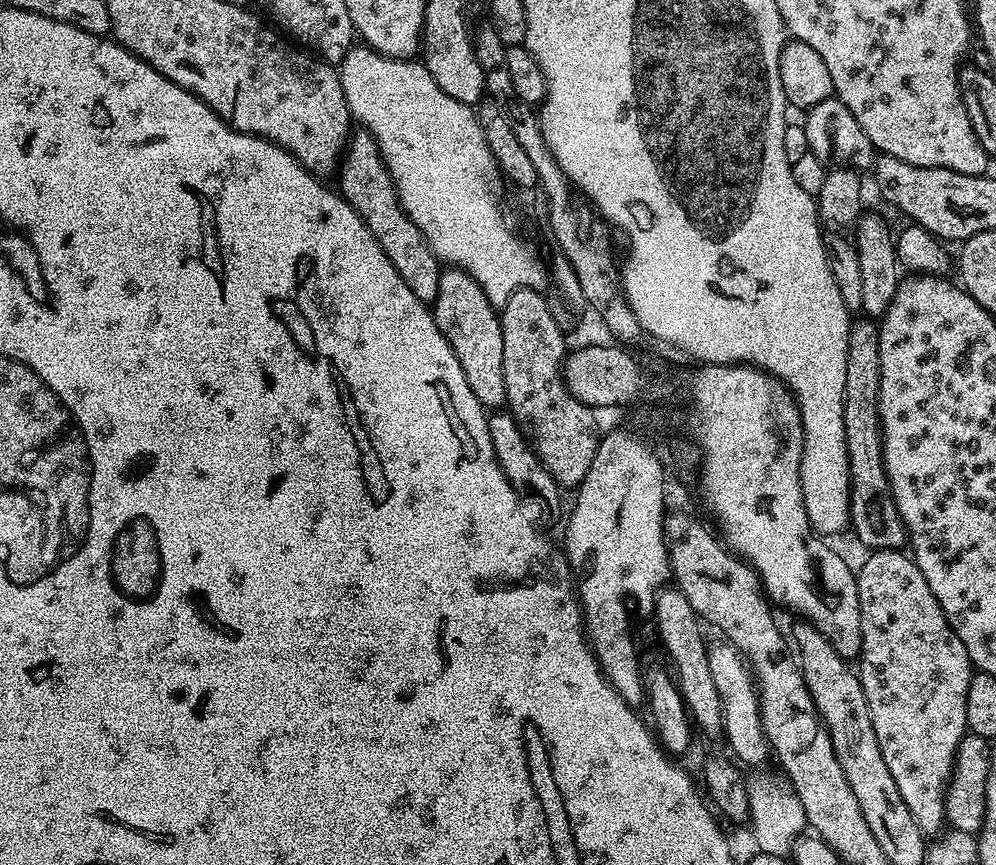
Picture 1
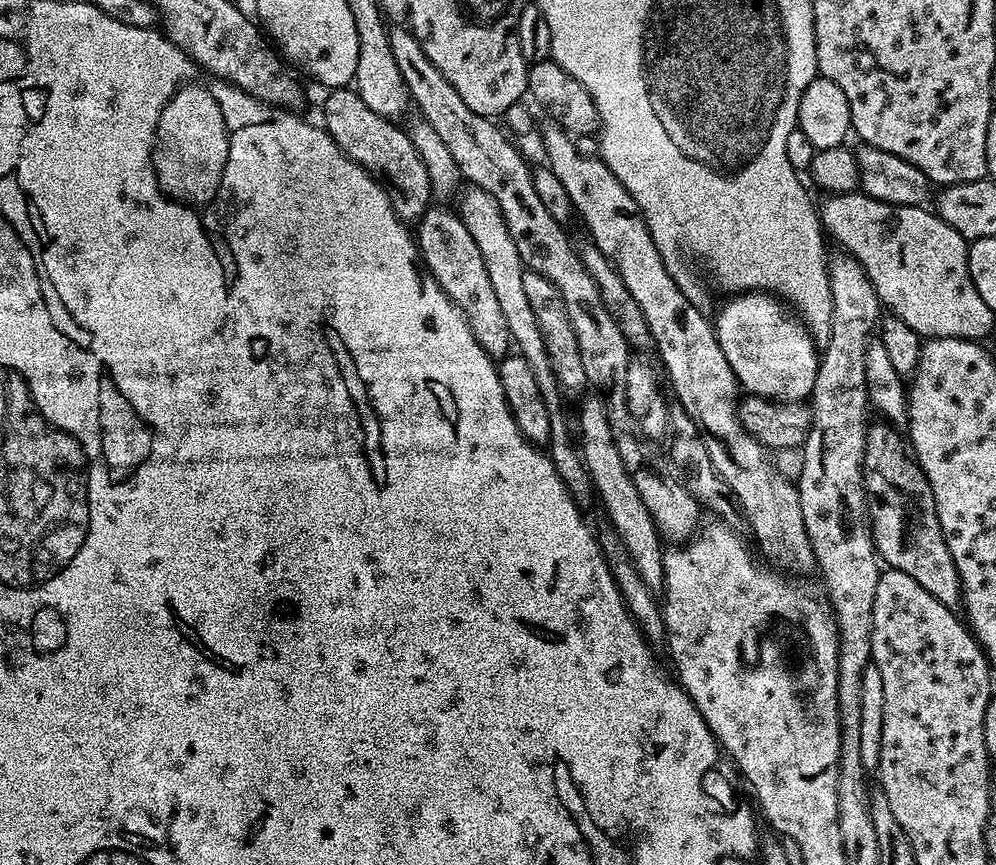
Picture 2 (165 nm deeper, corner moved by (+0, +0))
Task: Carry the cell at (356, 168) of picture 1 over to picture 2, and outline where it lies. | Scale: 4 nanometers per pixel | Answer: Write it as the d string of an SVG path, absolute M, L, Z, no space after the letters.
M355 87L333 88L327 95L328 97L324 100L324 121L322 121L324 131L330 134L330 138L354 163L366 169L384 187L384 193L390 198L390 206L398 214L400 220L419 222L433 203L434 193L428 167L426 162L422 162L411 135L405 129L403 132L396 125L399 123L370 110L370 106L366 106L366 102L362 102L362 98L356 93Z

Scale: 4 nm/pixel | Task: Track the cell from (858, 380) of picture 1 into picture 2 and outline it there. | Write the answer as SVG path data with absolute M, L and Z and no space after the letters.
M886 422L878 423L869 427L864 445L864 488L877 555L888 568L902 570L948 609L957 611L963 603L960 579L936 513L930 482L909 455L899 431Z

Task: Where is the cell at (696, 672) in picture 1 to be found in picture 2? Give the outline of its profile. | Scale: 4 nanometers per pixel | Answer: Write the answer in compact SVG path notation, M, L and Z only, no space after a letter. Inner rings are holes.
M585 395L580 408L580 453L584 465L589 472L591 487L599 496L606 514L610 520L611 529L625 544L629 558L641 575L646 586L653 593L659 593L664 586L664 553L659 532L654 526L652 515L646 504L639 497L638 490L629 476L629 472L618 453L617 443L614 442L613 431L610 430L609 418L606 414L604 401L599 395ZM588 396L588 397L587 397ZM661 547L661 548L660 548Z

